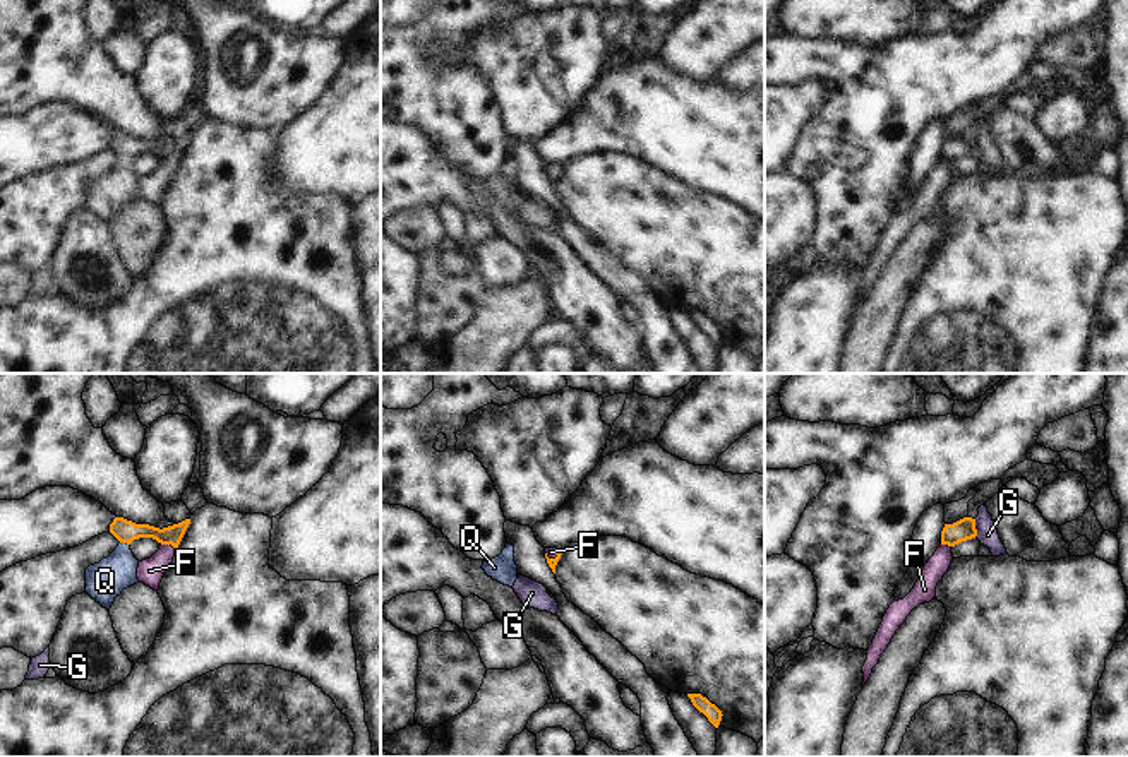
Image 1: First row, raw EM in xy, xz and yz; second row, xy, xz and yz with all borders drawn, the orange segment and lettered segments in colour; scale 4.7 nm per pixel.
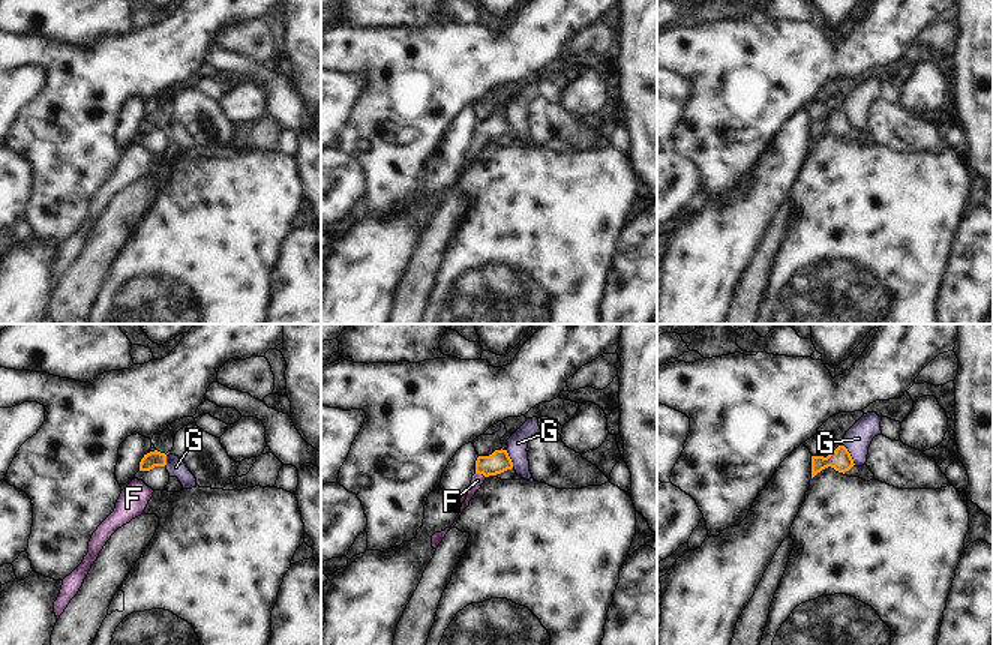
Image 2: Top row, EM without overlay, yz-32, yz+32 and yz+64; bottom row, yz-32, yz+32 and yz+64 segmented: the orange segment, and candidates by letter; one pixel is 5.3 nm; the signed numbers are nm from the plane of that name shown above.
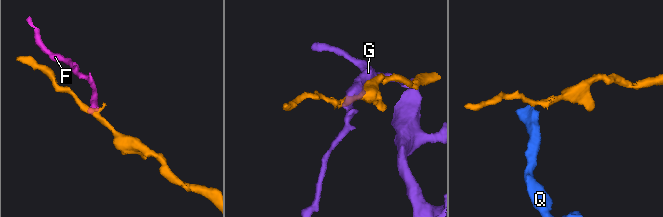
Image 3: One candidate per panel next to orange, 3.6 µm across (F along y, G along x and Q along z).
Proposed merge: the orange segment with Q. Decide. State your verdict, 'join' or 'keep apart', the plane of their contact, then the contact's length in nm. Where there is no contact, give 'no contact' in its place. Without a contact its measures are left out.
keep apart; contact in xy; length 50 nm

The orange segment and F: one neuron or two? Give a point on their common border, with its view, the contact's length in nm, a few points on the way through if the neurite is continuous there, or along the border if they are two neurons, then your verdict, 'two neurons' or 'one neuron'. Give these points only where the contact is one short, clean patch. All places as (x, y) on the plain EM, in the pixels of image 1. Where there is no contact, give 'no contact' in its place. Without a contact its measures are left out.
meets orange in xy at (168, 160); contact 80 nm long; runs through xy (126, 148), (153, 148), (168, 160), (165, 172), (150, 187); one neuron

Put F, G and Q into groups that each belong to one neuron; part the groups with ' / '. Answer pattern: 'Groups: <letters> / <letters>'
Groups: F / G / Q.

